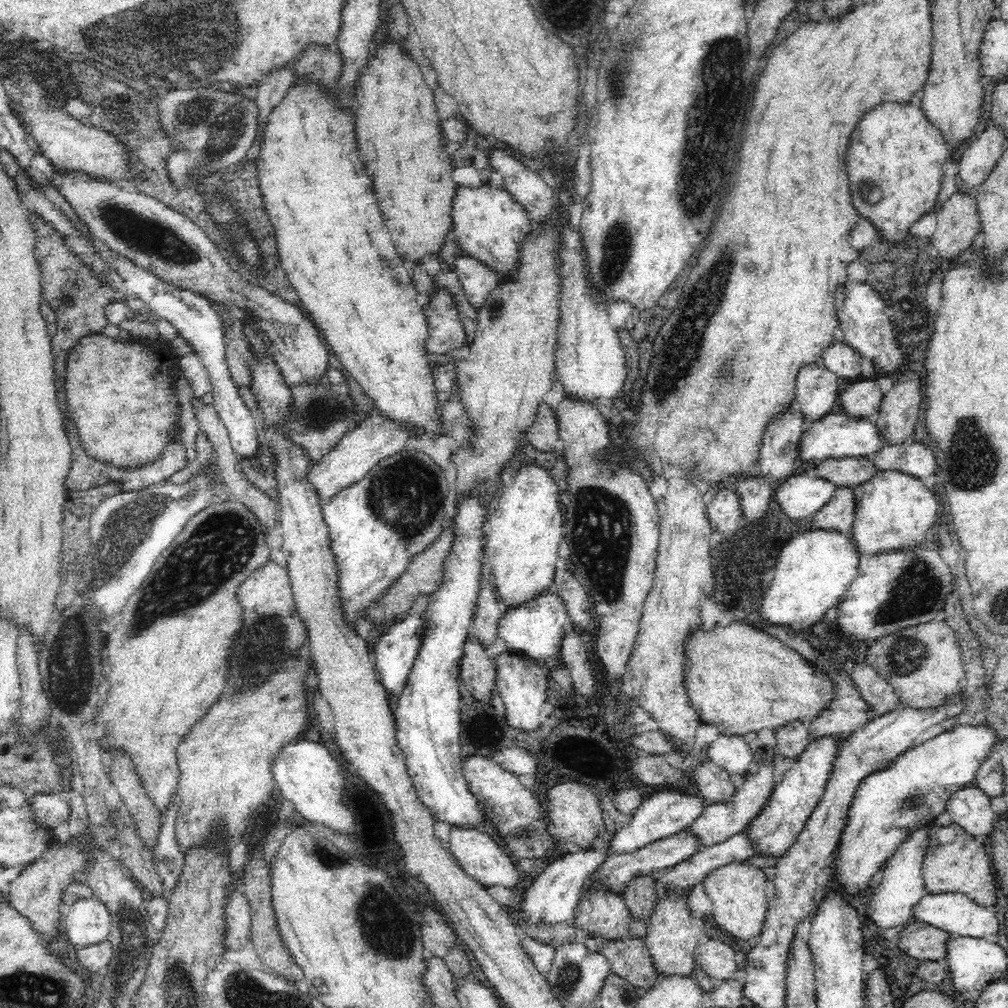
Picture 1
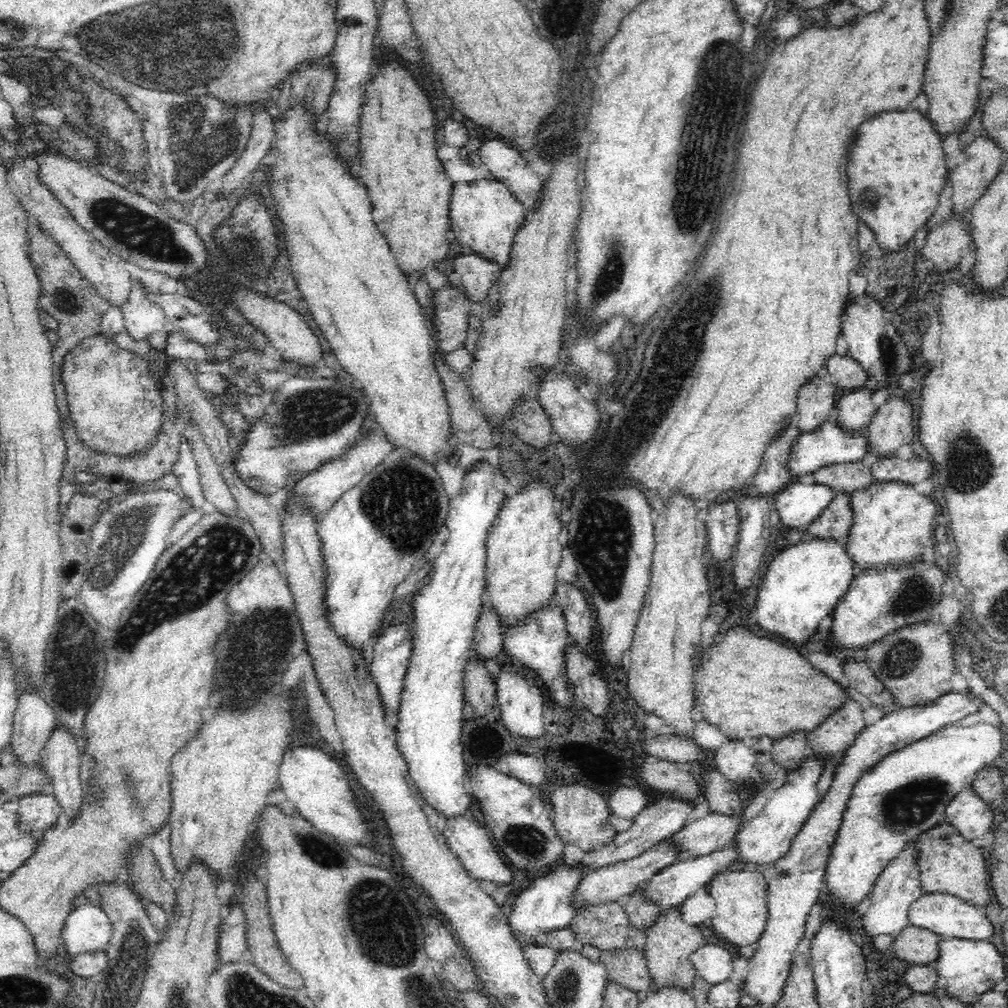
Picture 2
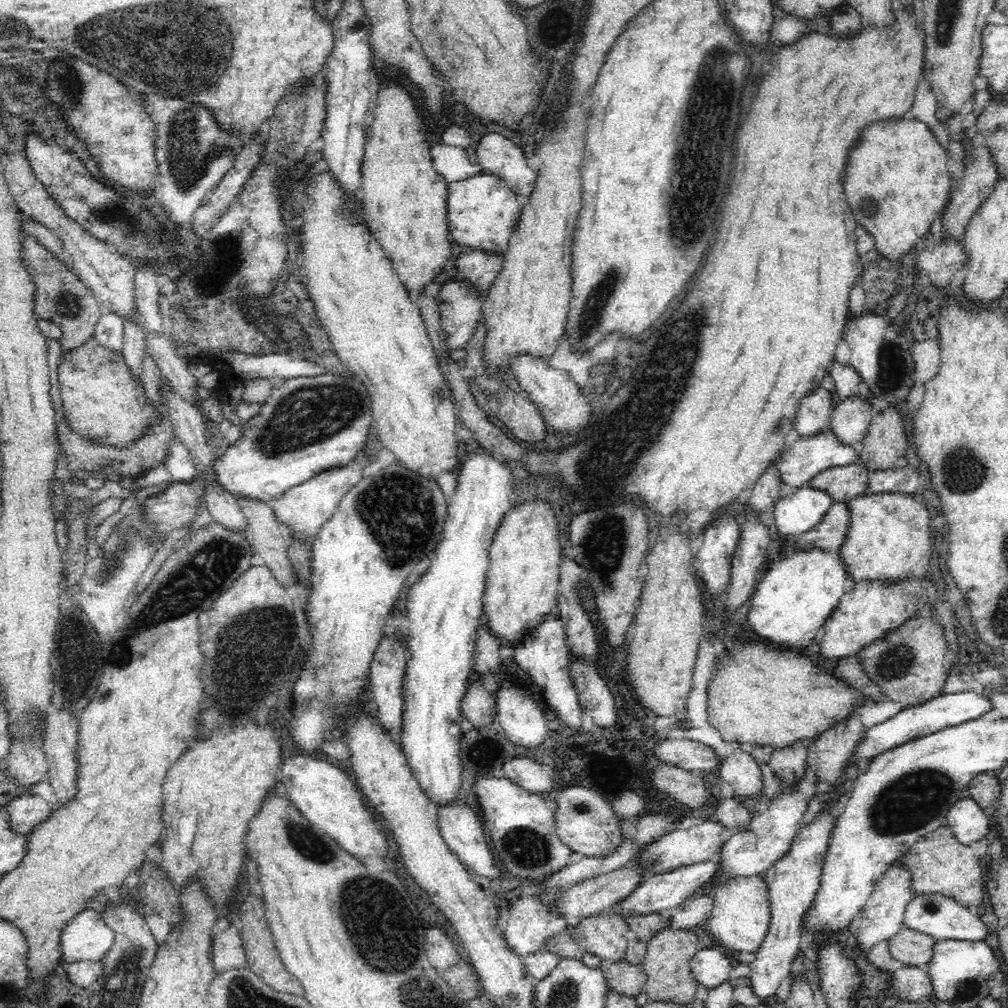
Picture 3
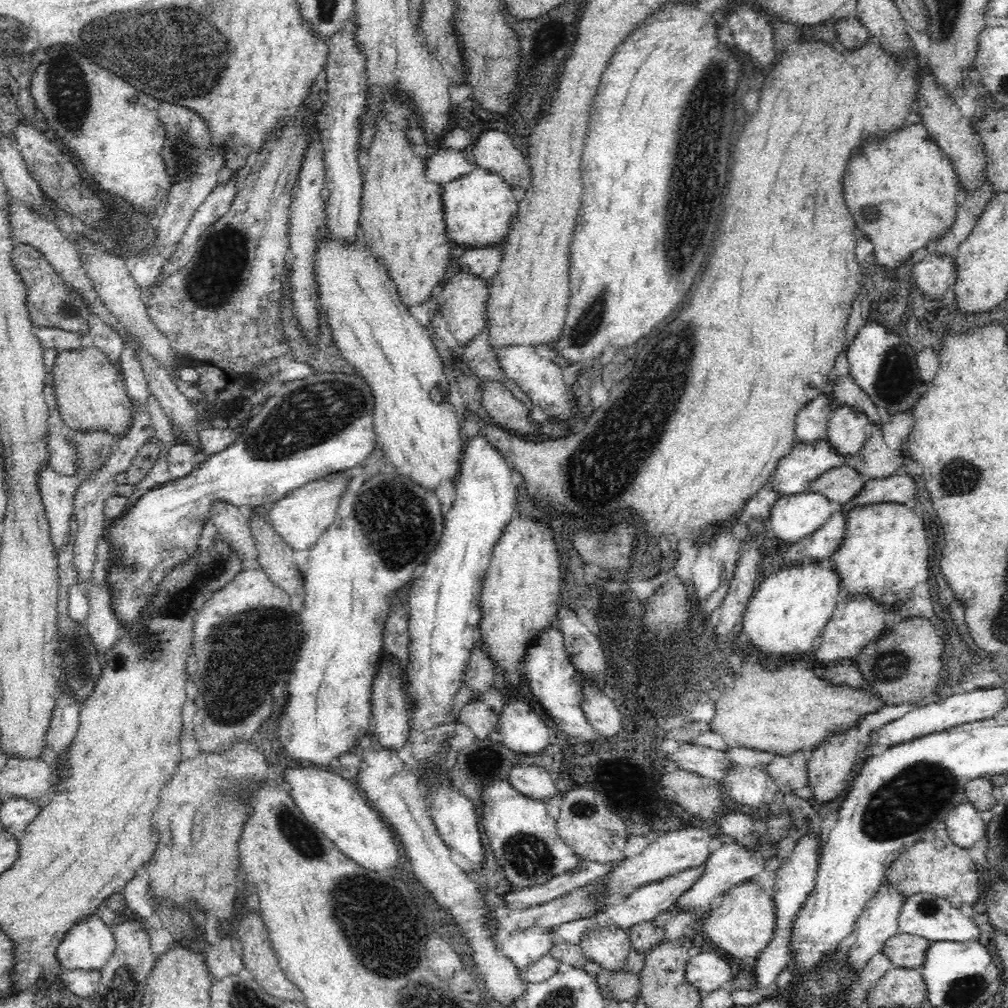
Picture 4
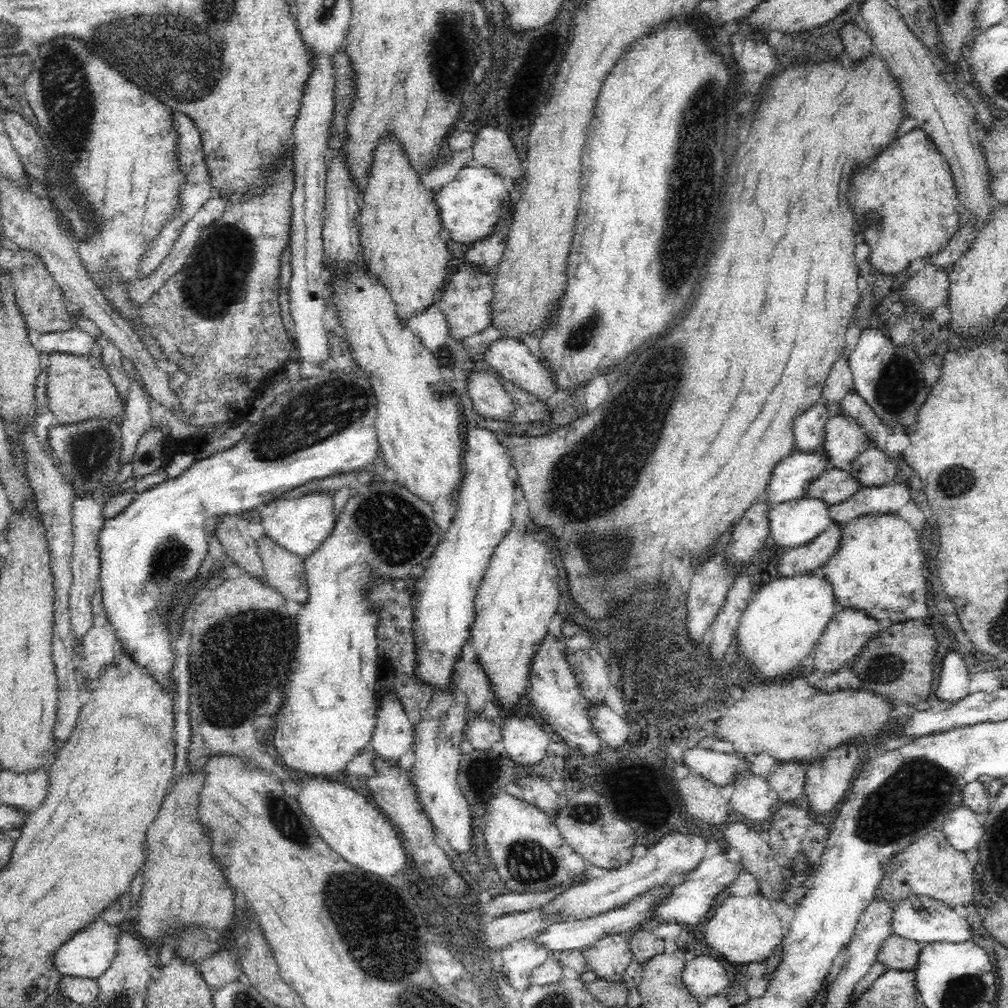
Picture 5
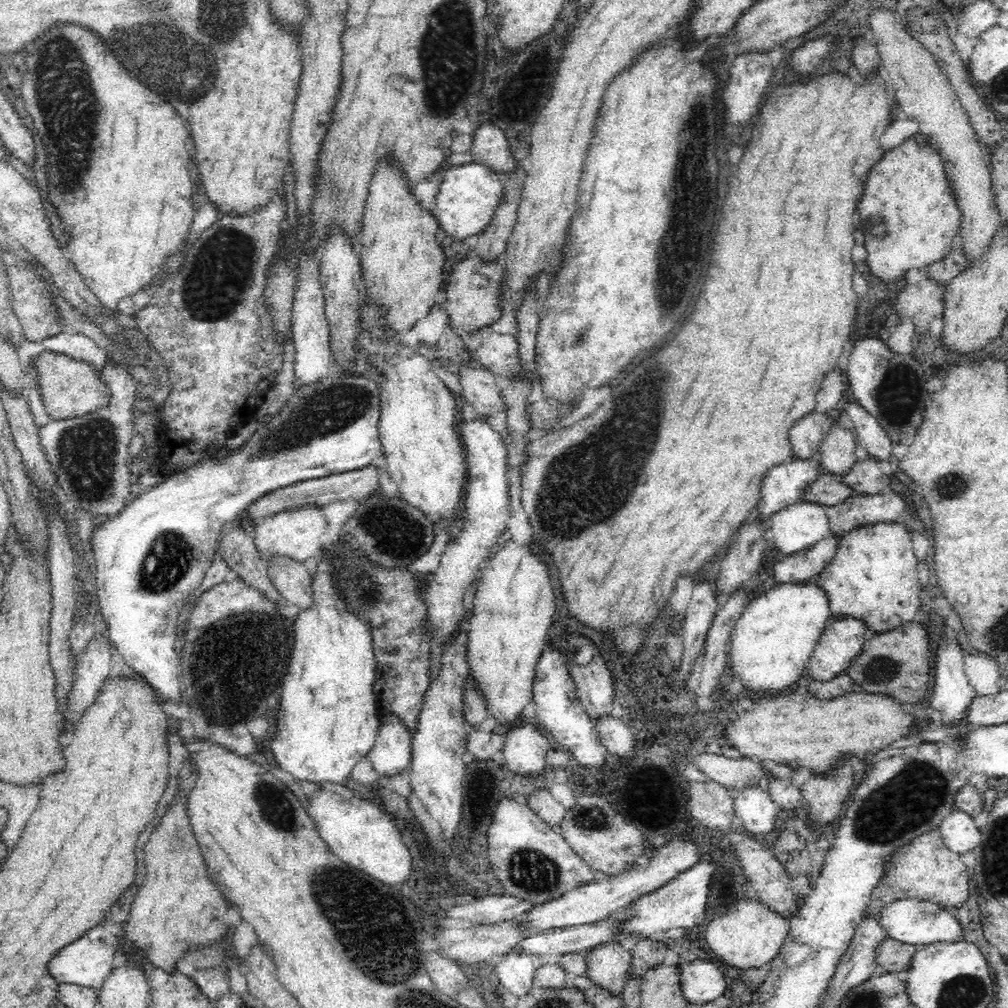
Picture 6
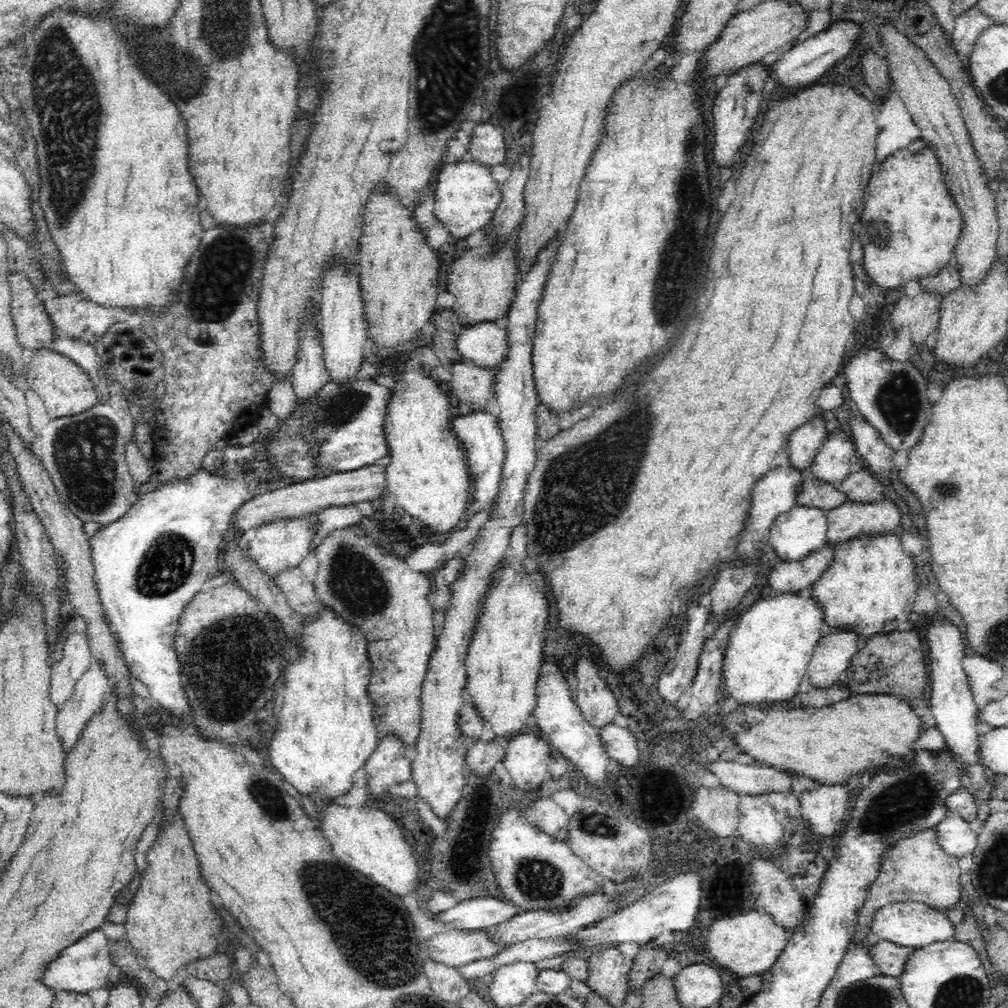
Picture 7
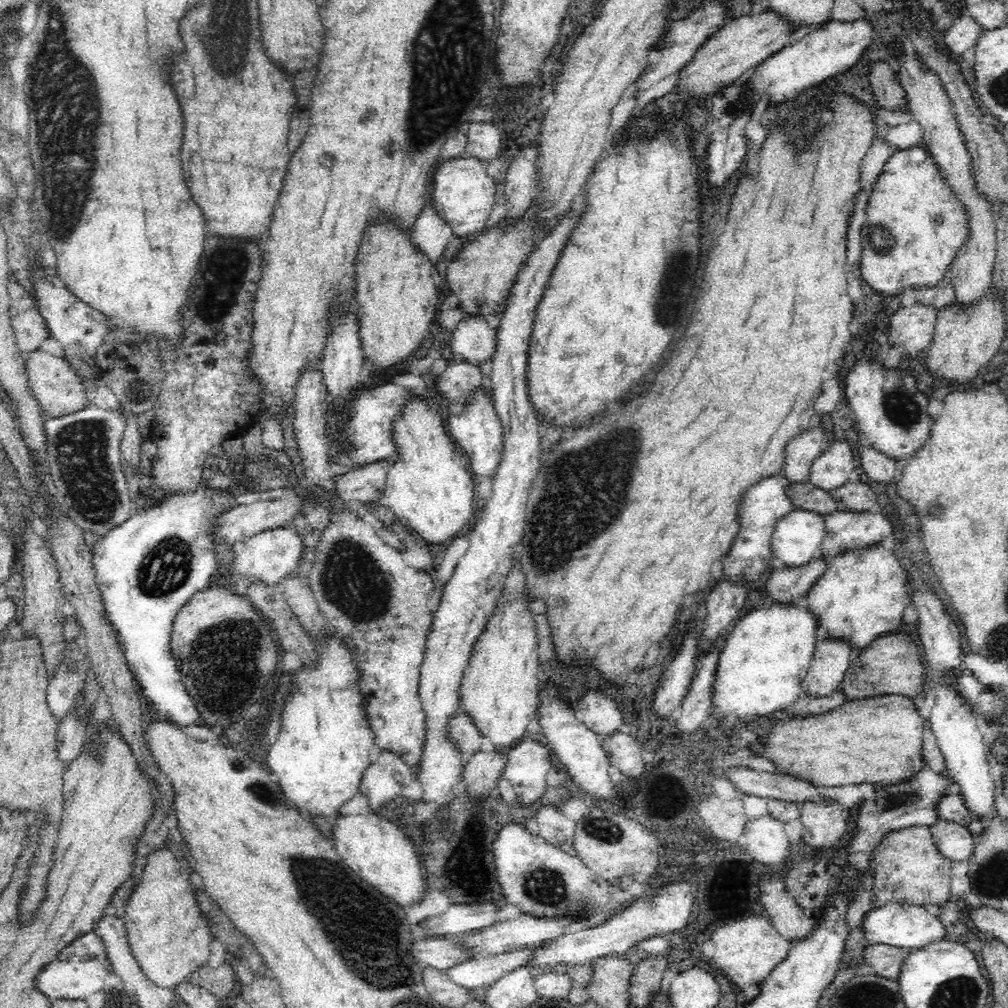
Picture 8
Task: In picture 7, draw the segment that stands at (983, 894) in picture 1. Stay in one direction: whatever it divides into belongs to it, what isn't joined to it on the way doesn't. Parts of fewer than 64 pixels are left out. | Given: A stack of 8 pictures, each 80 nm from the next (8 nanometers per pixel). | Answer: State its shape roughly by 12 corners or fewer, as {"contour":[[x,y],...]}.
{"contour":[[934,828],[883,854],[857,919],[869,933],[885,904],[939,910],[962,898],[958,857]]}

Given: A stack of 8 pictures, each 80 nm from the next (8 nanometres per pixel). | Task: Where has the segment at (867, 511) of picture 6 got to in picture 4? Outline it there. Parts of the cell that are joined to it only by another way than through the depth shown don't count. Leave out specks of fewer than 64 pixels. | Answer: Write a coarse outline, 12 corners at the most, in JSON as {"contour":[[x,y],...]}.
{"contour":[[915,473],[869,478],[850,502],[896,501],[915,496]]}

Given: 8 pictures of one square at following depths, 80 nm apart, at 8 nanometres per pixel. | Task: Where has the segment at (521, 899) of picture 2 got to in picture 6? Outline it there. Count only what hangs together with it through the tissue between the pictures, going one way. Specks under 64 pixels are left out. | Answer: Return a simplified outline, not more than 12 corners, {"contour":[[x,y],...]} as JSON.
{"contour":[[514,948],[495,968],[498,1001],[533,987],[542,955]]}

